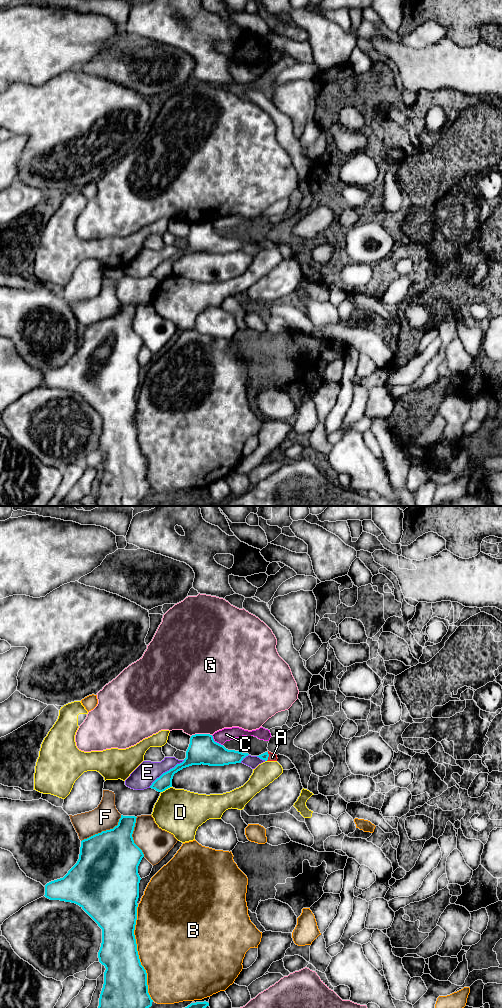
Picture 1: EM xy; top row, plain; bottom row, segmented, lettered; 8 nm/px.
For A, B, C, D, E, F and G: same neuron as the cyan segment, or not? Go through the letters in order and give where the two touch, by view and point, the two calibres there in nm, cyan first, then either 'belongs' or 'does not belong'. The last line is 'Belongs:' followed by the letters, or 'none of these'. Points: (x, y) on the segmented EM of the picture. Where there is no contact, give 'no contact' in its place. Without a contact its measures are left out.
A: xy (268, 756) | 60/60 nm | belongs
B: xy (137, 952) | 360/500 nm | does not belong
C: xy (216, 742) | 220/110 nm | does not belong
D: xy (166, 788) | 120/360 nm | does not belong
E: xy (167, 771) | 140/180 nm | does not belong
F: xy (103, 831) | 480/200 nm | does not belong
G: xy (201, 734) | 220/500 nm | does not belong
Belongs: A

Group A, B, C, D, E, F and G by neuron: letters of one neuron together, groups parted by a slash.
A / B / C / D / E / F / G

